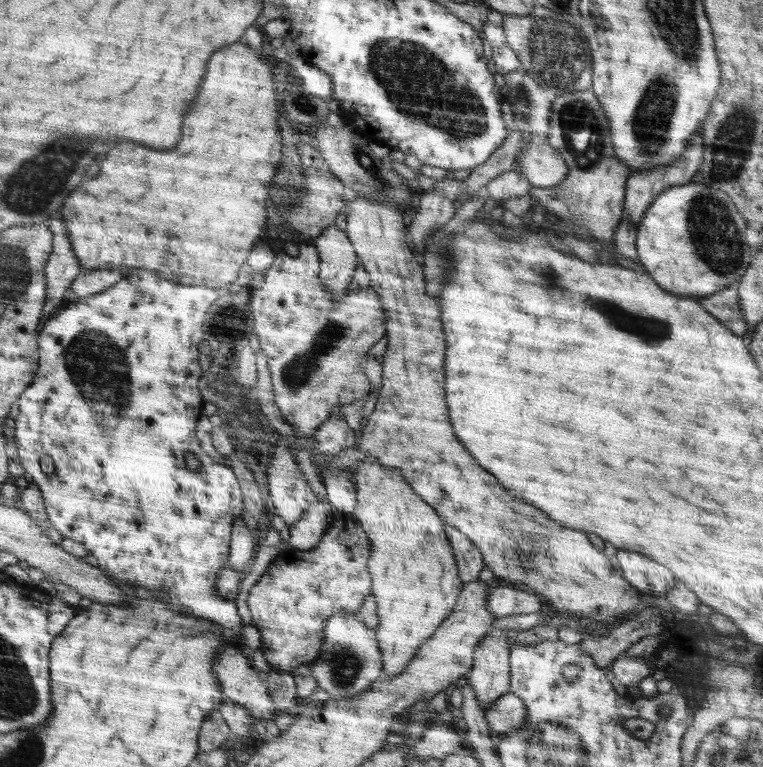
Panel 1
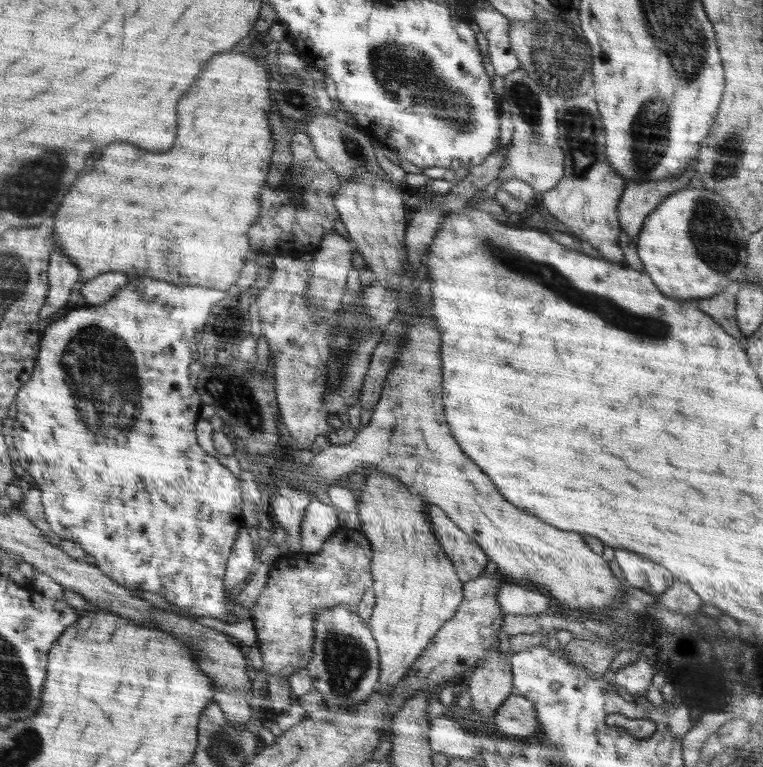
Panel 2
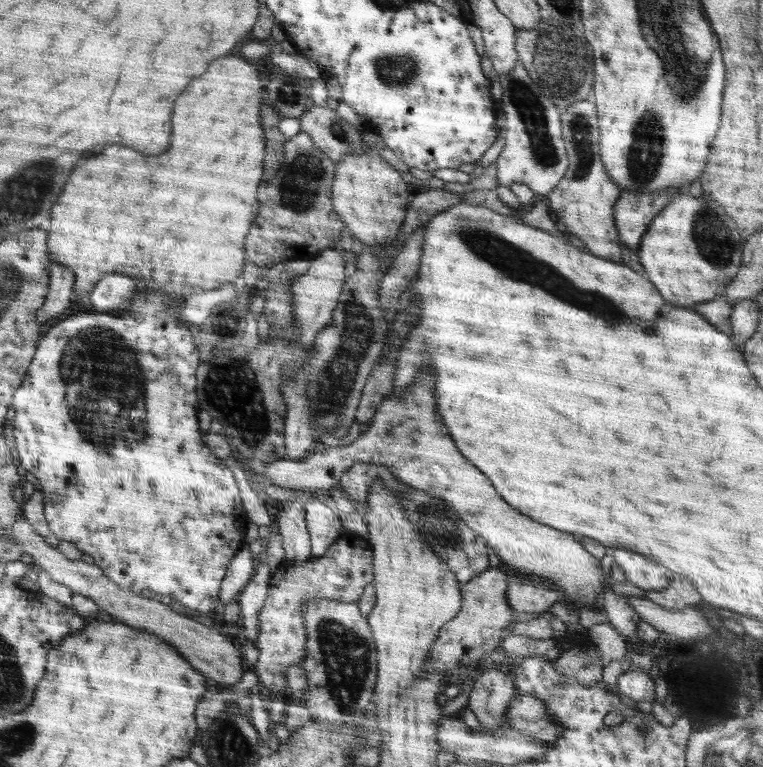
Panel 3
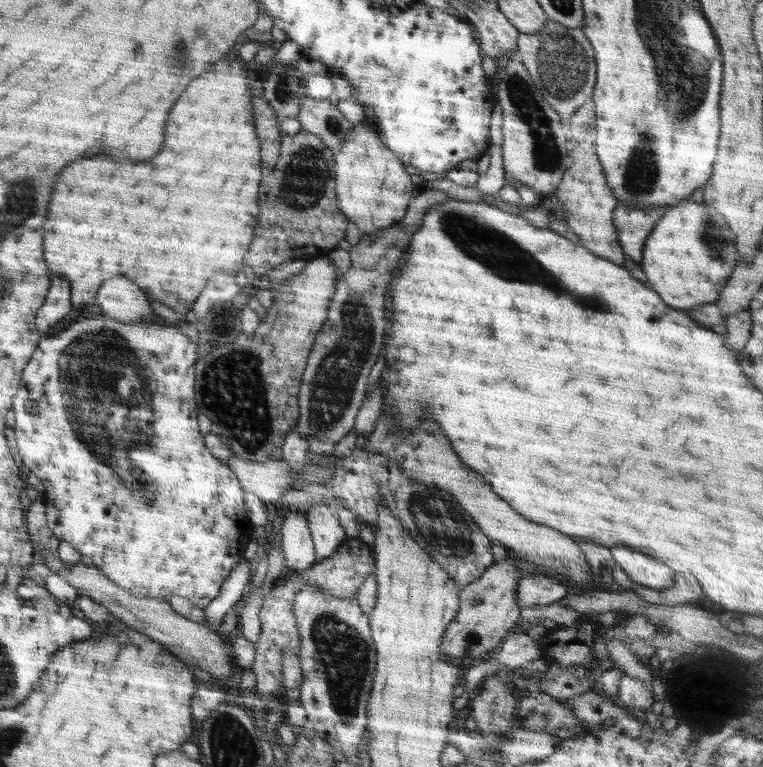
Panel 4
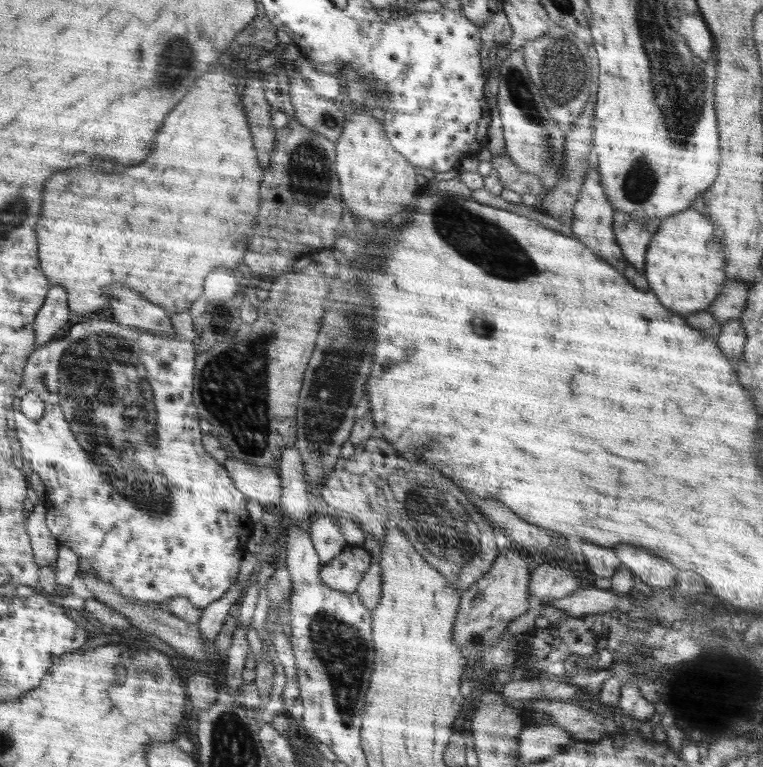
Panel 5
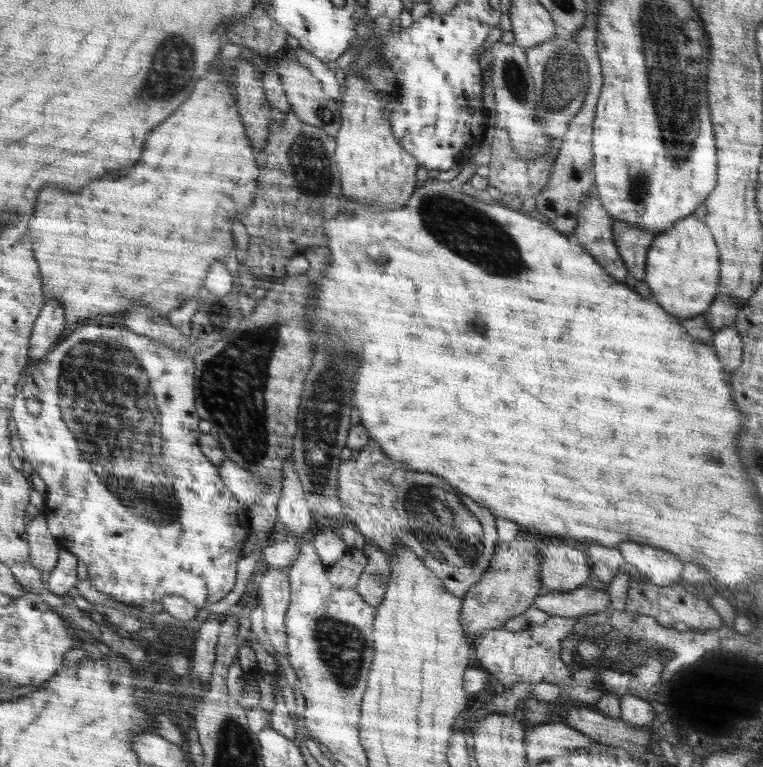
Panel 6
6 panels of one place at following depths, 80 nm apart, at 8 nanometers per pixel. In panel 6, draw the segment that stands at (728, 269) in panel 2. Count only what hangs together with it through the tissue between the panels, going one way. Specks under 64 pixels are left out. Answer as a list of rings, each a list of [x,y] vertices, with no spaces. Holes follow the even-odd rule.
[[[694,215],[682,218],[664,234],[655,236],[647,256],[644,282],[665,311],[683,320],[708,310],[718,293],[720,255],[705,222]]]

